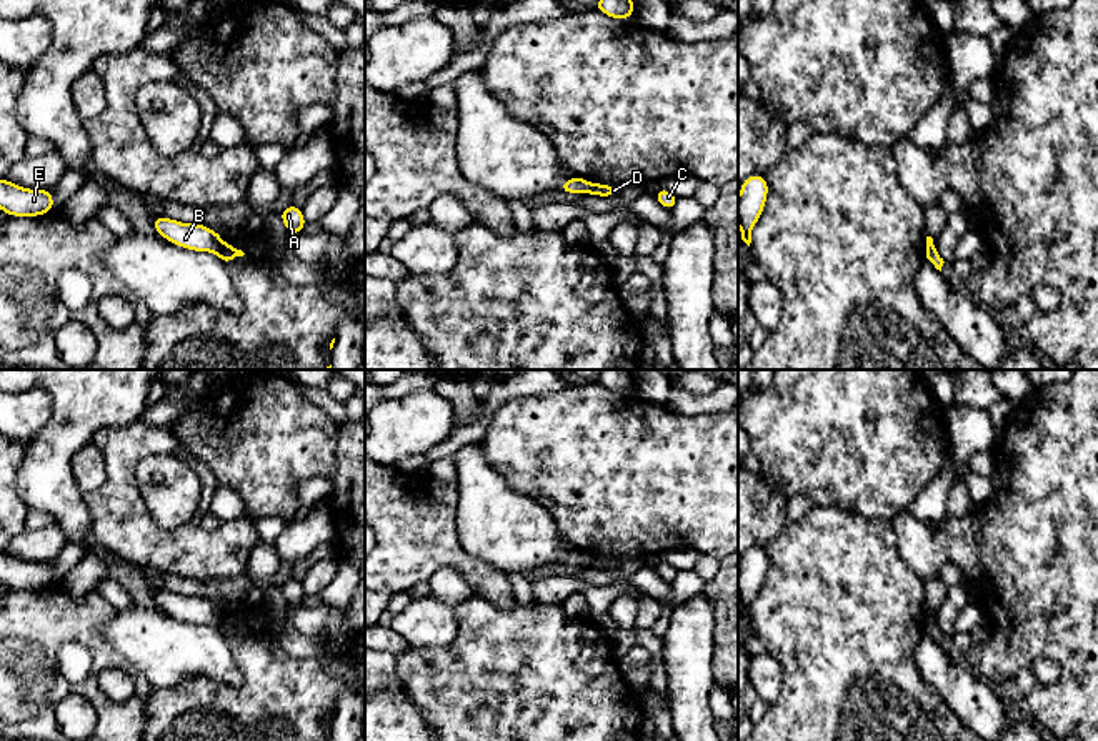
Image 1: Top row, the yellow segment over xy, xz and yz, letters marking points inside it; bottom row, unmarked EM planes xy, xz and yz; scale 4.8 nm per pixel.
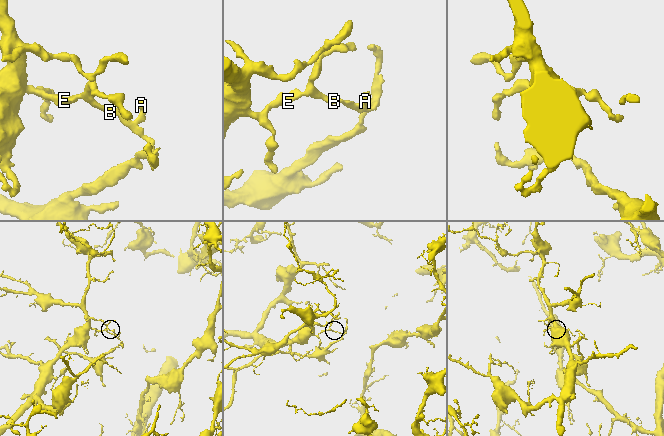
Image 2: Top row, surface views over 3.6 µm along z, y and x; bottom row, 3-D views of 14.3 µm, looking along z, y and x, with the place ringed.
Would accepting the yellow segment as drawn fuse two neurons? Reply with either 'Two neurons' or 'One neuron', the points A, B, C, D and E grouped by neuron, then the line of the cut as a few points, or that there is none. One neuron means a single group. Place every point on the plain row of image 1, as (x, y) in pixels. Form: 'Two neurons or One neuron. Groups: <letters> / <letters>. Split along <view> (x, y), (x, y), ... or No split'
Two neurons. Groups: A C D / B E. Split along xy (224, 615), (215, 626)

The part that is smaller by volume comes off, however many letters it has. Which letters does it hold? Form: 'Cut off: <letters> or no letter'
Cut off: A, C, D

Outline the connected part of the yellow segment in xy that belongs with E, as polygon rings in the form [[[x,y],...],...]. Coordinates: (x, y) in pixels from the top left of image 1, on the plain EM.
[[[3,551],[0,583],[12,589],[40,589],[53,583],[53,568],[50,563],[23,561]]]

